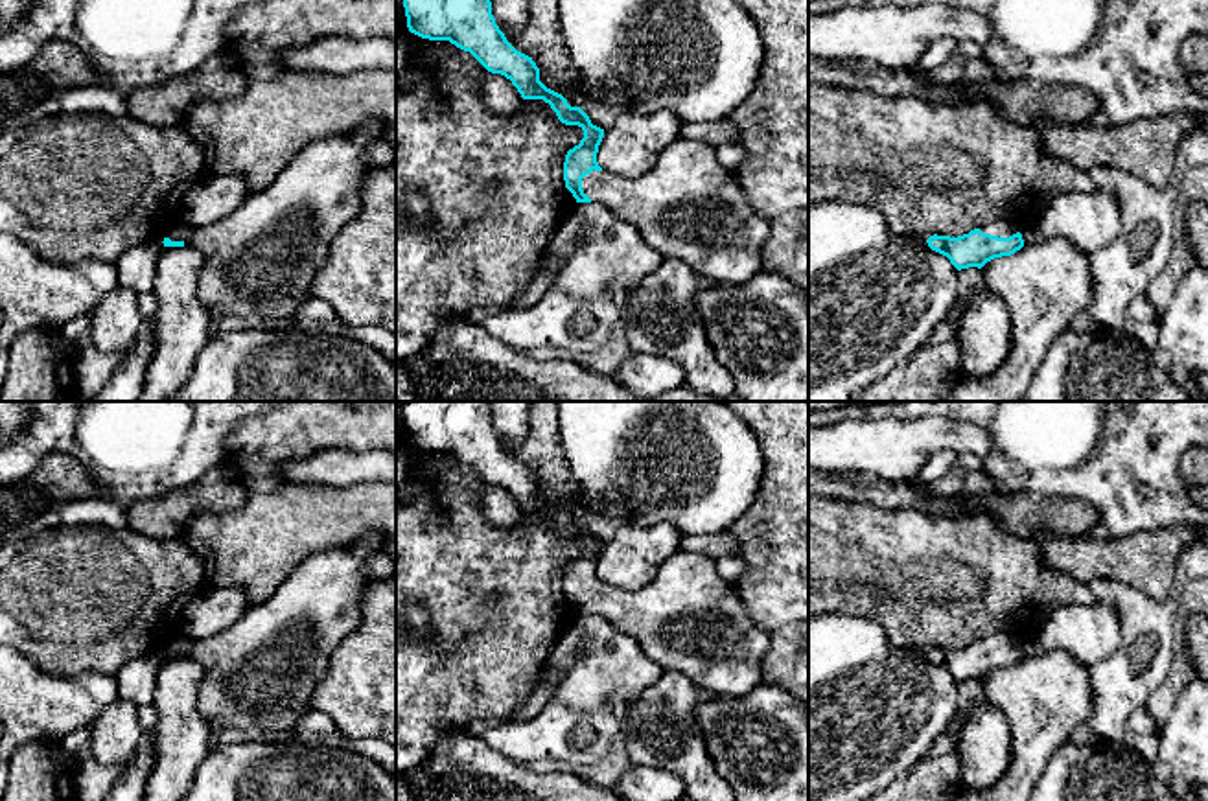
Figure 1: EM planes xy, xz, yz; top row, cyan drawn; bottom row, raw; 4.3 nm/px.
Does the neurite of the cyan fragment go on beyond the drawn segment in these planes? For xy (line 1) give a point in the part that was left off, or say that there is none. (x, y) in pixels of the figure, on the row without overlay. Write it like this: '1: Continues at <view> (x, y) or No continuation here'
1: No continuation here

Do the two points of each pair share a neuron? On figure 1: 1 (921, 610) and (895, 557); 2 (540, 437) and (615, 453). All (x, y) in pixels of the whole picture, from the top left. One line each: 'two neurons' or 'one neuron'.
1: one neuron
2: two neurons

